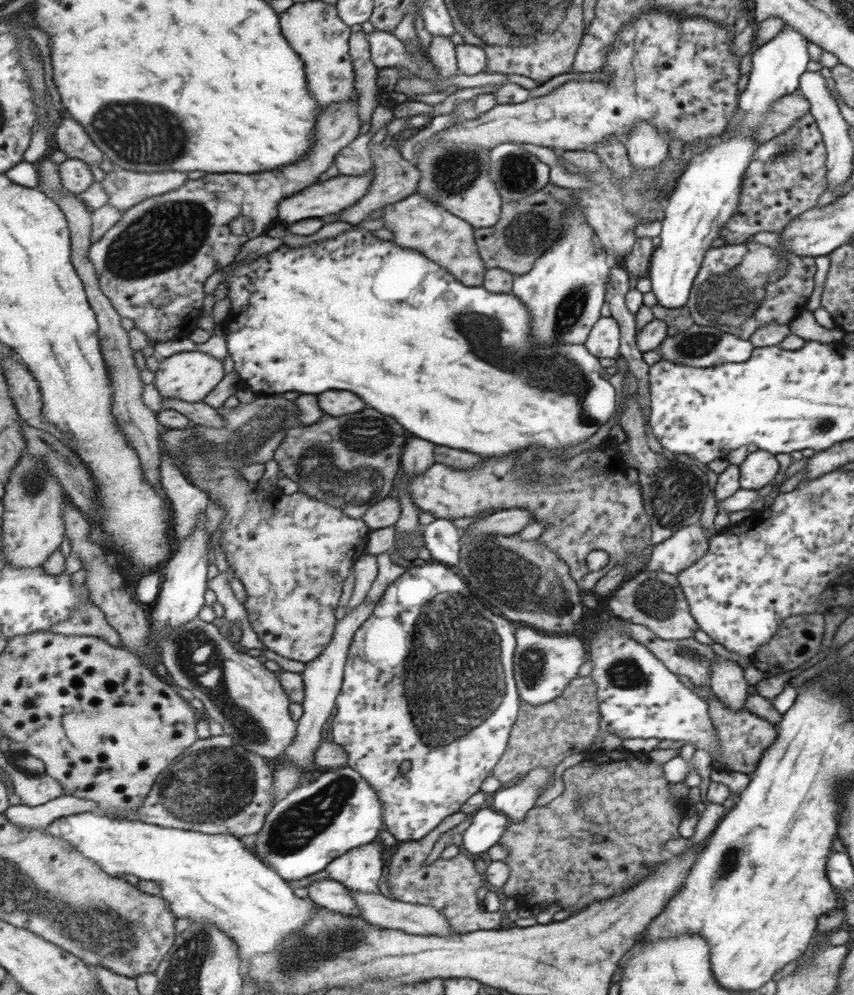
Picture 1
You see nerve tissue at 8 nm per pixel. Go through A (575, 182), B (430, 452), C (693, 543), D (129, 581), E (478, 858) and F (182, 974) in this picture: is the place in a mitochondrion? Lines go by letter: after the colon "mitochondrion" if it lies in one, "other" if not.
A: other
B: other
C: mitochondrion
D: other
E: other
F: mitochondrion

